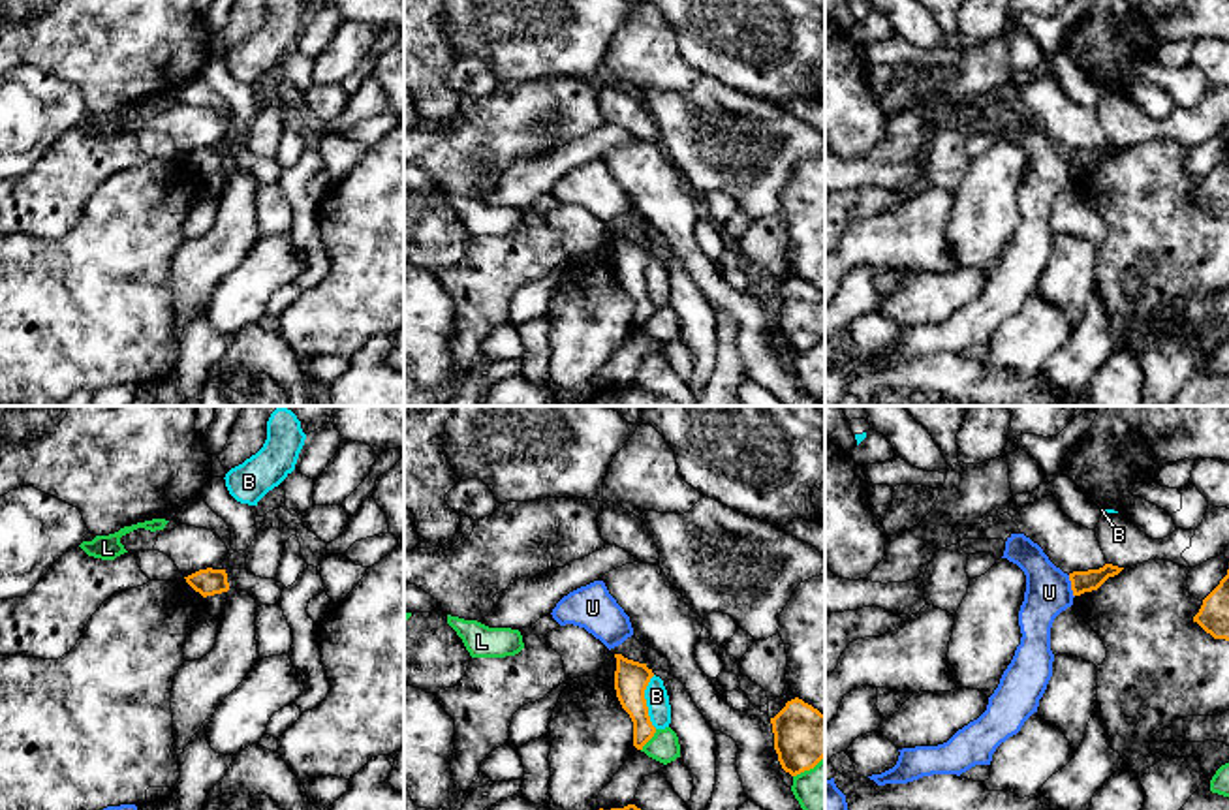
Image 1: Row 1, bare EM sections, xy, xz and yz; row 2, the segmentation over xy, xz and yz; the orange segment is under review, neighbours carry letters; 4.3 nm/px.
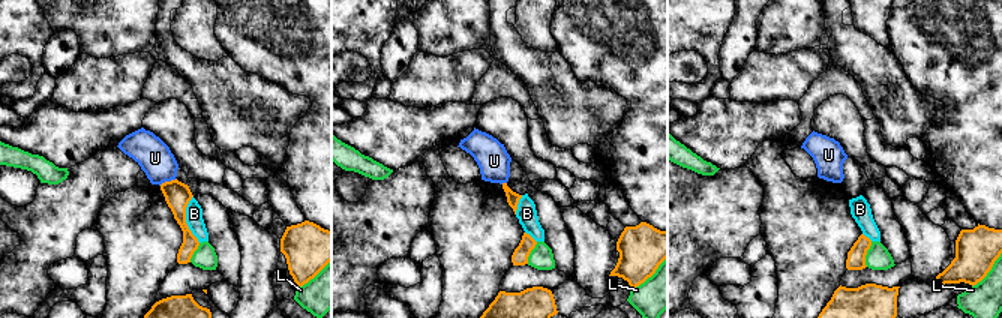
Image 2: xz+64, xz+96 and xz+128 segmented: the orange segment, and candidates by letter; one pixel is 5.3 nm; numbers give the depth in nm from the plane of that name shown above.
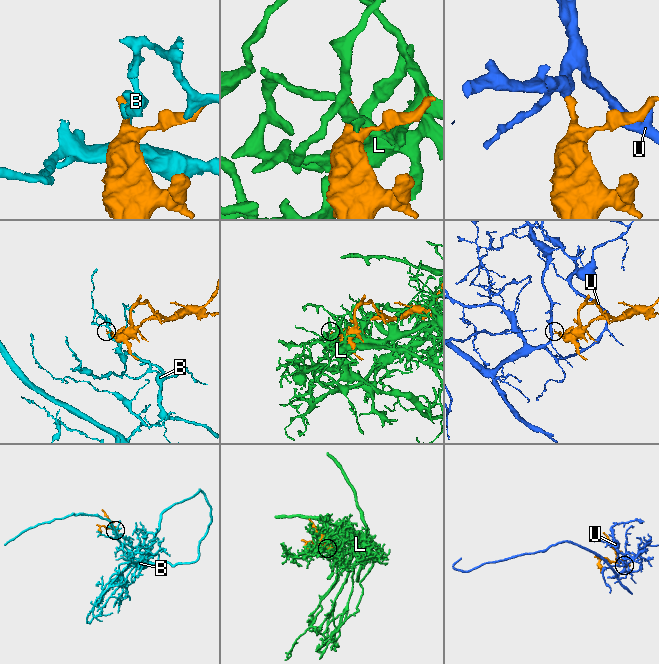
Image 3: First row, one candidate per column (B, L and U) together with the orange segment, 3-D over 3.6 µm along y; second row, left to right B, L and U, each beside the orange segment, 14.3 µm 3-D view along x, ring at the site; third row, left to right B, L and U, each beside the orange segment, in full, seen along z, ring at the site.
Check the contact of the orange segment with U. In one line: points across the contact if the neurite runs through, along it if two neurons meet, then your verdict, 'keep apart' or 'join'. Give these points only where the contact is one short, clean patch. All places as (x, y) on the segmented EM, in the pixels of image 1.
border yz (1068, 576), (1073, 596); keep apart

